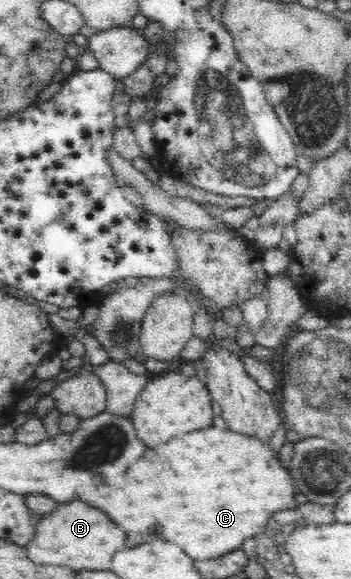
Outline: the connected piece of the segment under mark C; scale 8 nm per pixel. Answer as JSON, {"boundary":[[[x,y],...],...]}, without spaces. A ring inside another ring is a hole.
{"boundary":[[[205,428],[181,436],[183,438],[173,438],[169,444],[149,450],[149,456],[133,466],[123,488],[97,488],[93,496],[85,500],[87,504],[97,504],[103,512],[109,512],[109,516],[129,532],[129,546],[161,538],[185,548],[195,562],[207,561],[242,548],[241,542],[259,534],[271,514],[299,507],[293,500],[295,490],[289,470],[281,466],[275,452],[260,438],[219,428]]]}

